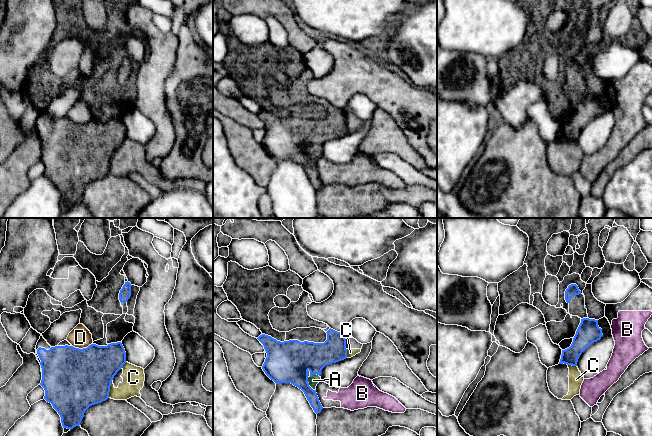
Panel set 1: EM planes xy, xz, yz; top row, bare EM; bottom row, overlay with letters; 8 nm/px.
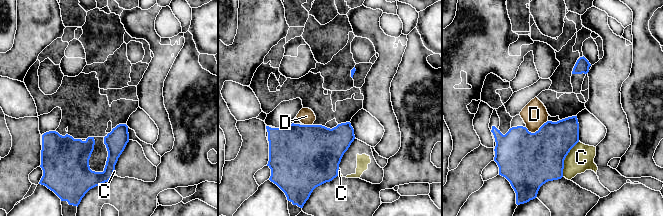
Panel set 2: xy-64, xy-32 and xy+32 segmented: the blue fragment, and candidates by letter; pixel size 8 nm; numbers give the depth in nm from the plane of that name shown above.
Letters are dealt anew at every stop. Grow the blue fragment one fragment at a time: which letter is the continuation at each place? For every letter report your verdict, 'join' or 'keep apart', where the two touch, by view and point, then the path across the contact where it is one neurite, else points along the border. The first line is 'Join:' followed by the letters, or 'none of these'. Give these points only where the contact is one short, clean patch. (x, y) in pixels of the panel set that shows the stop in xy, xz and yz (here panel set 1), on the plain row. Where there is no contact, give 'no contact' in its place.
Join: A
A: join; meets blue in xz at (307, 158); runs through xz (287, 138), (307, 158), (313, 156)
B: keep apart; no contact
C: keep apart; meets blue in xy at (109, 165); border along xy (112, 157), (108, 173)
D: keep apart; meets blue in xy at (83, 124)

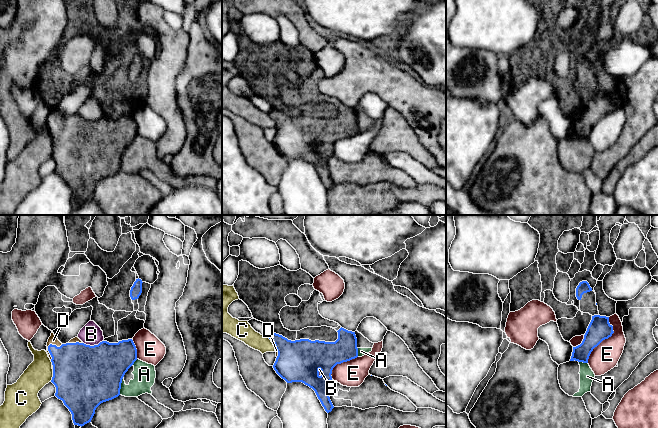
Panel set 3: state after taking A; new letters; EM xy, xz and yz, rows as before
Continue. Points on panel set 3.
Join: D
A: keep apart; meets blue in xy at (120, 162); border along xy (123, 154), (119, 170)
B: keep apart; meets blue in xy at (94, 121)
C: keep apart; meets blue in xy at (53, 151); border along xy (53, 145), (50, 157)
D: join; meets blue in xy at (48, 122)
E: keep apart; meets blue in yz at (604, 115)

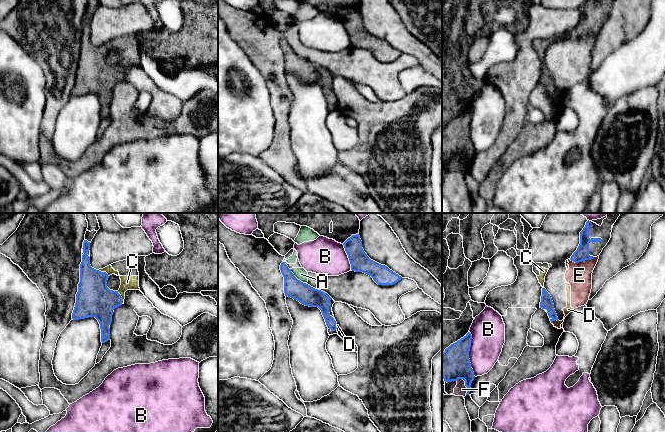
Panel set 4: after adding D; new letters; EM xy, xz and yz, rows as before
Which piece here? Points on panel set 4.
Join: C
A: keep apart; meets blue in xz at (296, 54)
B: keep apart; meets blue in yz at (468, 130)
C: join; meets blue in xy at (121, 73)
D: keep apart; meets blue in yz at (554, 96)
E: keep apart; meets blue in yz at (581, 37)
F: keep apart; meets blue in yz at (465, 161); border along yz (458, 154), (464, 157), (466, 170)

